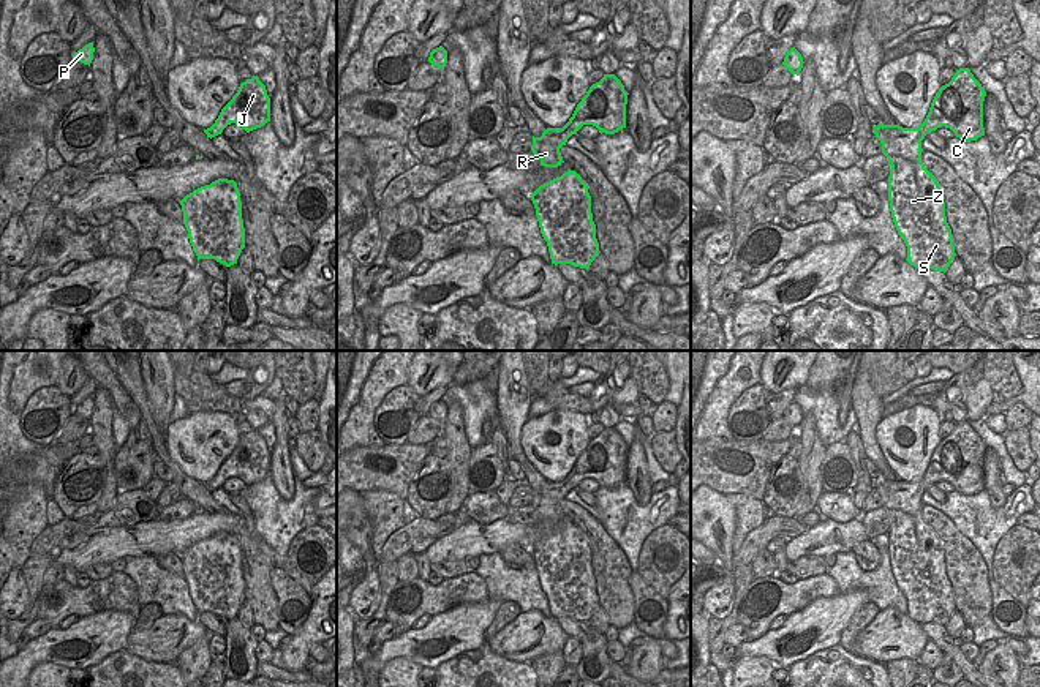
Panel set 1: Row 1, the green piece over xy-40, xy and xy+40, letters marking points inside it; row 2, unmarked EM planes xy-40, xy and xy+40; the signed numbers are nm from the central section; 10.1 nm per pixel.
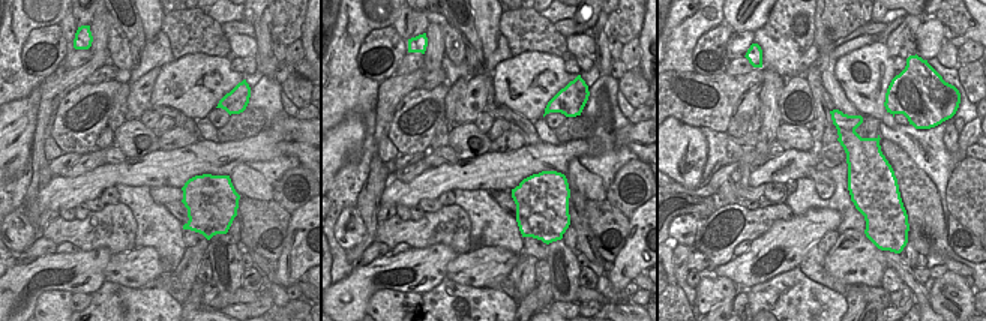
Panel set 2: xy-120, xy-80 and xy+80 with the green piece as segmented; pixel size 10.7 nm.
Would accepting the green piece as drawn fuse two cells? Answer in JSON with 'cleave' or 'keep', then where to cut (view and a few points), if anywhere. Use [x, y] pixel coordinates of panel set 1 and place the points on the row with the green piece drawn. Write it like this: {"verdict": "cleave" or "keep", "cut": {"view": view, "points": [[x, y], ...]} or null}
{"verdict": "keep", "cut": null}

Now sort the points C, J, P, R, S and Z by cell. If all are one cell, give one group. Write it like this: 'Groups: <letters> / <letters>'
Groups: C J P R S Z

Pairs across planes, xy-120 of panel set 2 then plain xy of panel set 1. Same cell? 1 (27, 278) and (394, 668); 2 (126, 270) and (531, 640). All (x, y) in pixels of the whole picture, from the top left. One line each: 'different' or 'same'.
1: different
2: same

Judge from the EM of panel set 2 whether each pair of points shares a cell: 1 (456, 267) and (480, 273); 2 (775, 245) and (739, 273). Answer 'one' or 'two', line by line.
1: one
2: one

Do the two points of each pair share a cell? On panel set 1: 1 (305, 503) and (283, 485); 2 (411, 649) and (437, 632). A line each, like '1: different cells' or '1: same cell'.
1: different cells
2: same cell

